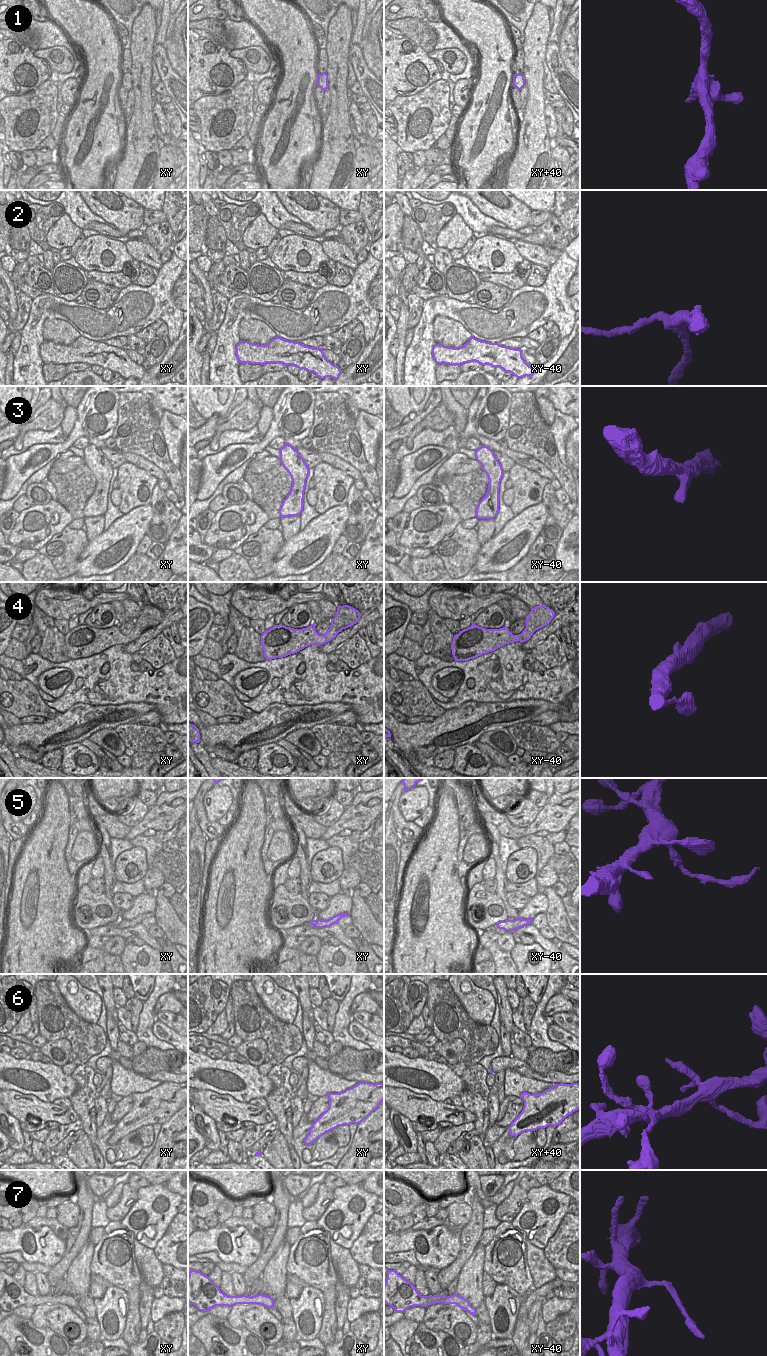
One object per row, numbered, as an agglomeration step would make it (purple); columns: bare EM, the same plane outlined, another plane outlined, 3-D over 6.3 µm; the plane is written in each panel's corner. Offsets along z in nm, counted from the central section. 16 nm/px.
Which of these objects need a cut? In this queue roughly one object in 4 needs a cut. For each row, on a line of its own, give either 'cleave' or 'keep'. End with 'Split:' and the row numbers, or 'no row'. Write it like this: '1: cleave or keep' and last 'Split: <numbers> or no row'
1: keep
2: cleave
3: keep
4: keep
5: cleave
6: keep
7: cleave
Split: 2, 5, 7

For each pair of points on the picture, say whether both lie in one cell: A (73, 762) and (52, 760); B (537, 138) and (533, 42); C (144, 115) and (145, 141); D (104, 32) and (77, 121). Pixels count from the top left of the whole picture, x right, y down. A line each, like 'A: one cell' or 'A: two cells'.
A: two cells
B: one cell
C: one cell
D: one cell

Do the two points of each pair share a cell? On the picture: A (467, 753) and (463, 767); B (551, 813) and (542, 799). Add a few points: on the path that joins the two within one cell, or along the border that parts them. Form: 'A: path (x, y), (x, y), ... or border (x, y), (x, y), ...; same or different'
A: path (466, 756), (464, 764); same
B: border (546, 802), (540, 808); different

